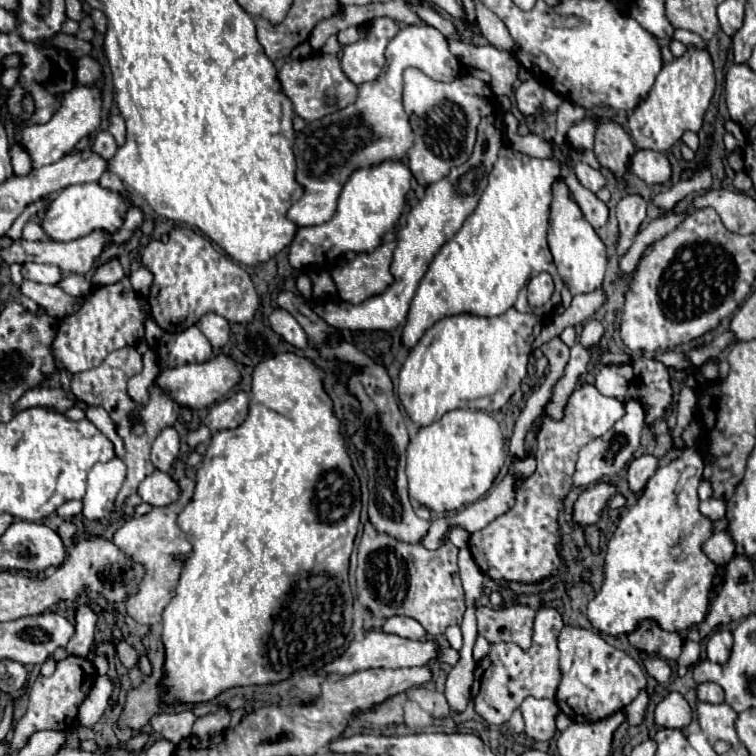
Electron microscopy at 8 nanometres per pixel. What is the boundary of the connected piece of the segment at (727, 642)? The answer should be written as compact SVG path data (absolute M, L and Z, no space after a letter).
M717 629L707 641L707 657L715 663L725 663L733 645L733 635L729 629Z

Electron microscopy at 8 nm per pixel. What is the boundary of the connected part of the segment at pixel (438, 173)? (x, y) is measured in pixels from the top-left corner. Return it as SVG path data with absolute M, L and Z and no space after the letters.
M413 67L405 69L403 81L403 105L415 133L415 143L407 151L409 169L421 185L429 185L443 179L453 165L461 165L465 159L469 159L477 125L481 121L481 111L483 115L485 111L487 115L493 111L493 91L487 83L477 81L471 75L457 77L451 83L439 83Z

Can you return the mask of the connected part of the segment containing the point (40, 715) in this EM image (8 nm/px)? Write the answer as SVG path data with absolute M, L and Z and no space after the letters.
M69 655L63 661L57 661L57 669L51 677L39 675L37 681L33 683L33 687L29 689L29 707L27 707L27 713L21 717L21 721L15 727L15 737L11 741L9 753L15 749L23 749L27 745L29 737L37 731L47 731L47 729L67 731L67 729L71 729L75 725L79 705L87 697L95 676L97 676L96 669L89 659L73 657L73 655Z

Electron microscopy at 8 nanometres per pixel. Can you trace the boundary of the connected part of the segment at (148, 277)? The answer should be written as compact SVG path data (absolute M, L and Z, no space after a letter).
M139 267L135 273L129 275L131 283L133 283L133 289L139 293L139 295L149 295L149 289L151 289L151 283L153 283L153 273L145 267Z

